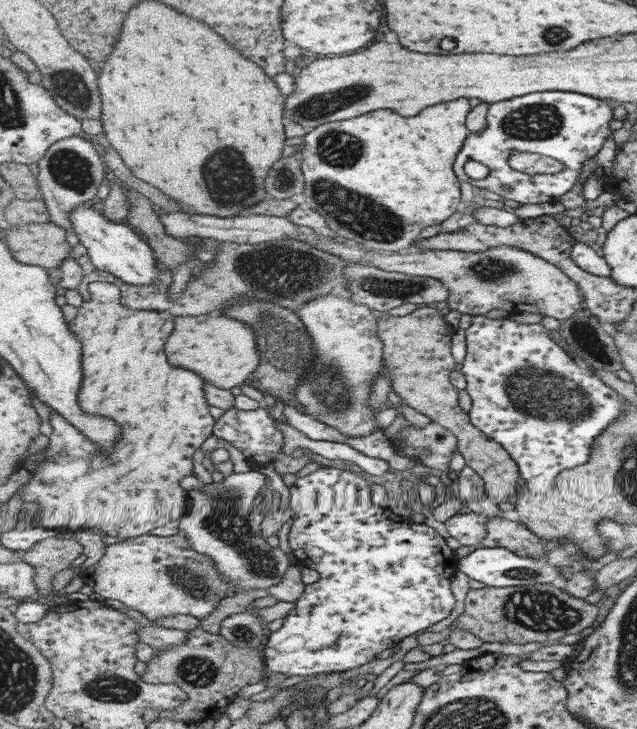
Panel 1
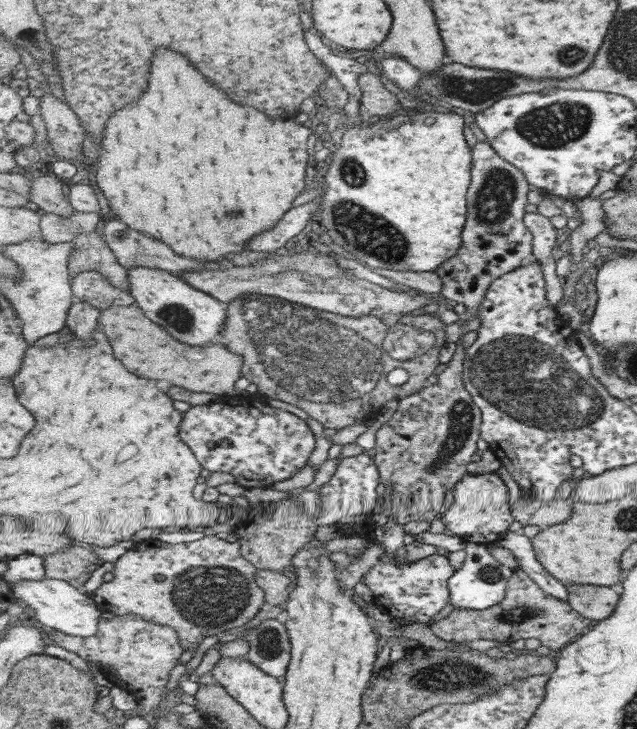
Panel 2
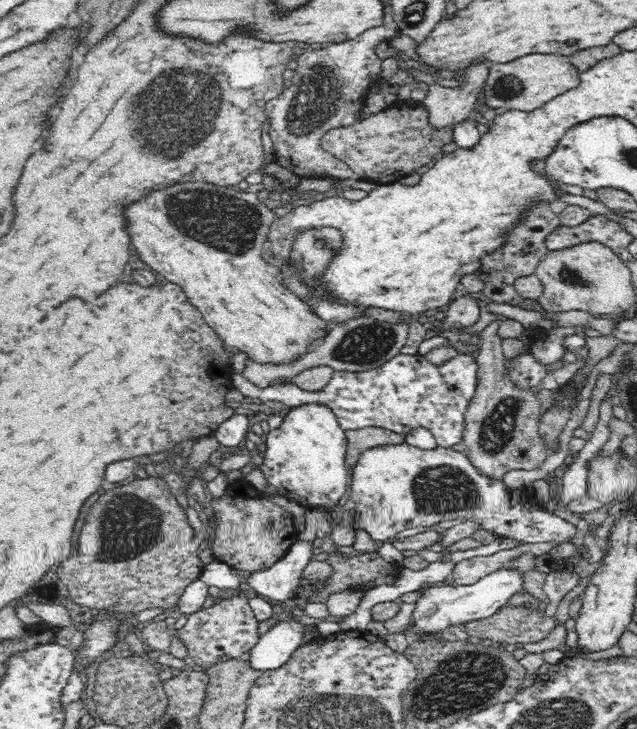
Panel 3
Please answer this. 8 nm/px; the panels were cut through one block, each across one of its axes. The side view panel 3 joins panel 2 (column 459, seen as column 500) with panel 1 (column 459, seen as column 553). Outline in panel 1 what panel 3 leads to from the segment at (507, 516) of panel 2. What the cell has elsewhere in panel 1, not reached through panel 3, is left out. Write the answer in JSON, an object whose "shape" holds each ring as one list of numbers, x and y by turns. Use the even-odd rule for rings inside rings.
{"shape":[[473,511,455,513,444,522,448,534,463,546,483,543,487,538,487,516]]}

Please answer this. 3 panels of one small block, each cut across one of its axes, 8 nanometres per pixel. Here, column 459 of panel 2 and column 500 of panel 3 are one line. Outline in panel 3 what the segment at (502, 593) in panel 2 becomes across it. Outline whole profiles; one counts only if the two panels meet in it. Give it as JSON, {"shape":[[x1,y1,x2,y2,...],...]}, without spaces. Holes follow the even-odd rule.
{"shape":[[508,567,486,574,476,584,455,586,443,583,442,585,426,585,419,590,422,590,422,594,414,602,414,610,410,614,410,624,404,630,408,636,412,634,442,634,450,626,465,625,470,621,488,618,496,614,499,608,504,607,514,594,523,590,523,579,522,573]]}

